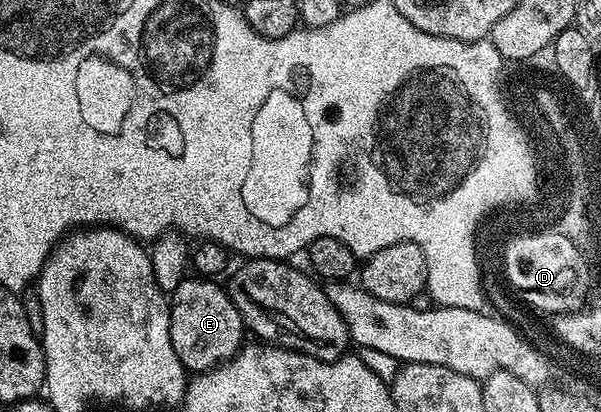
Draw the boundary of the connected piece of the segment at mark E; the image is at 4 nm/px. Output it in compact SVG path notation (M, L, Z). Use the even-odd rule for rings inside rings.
M186 277L176 291L171 292L170 341L185 372L213 371L233 359L245 342L246 328L242 317L227 290L218 284L203 277Z

